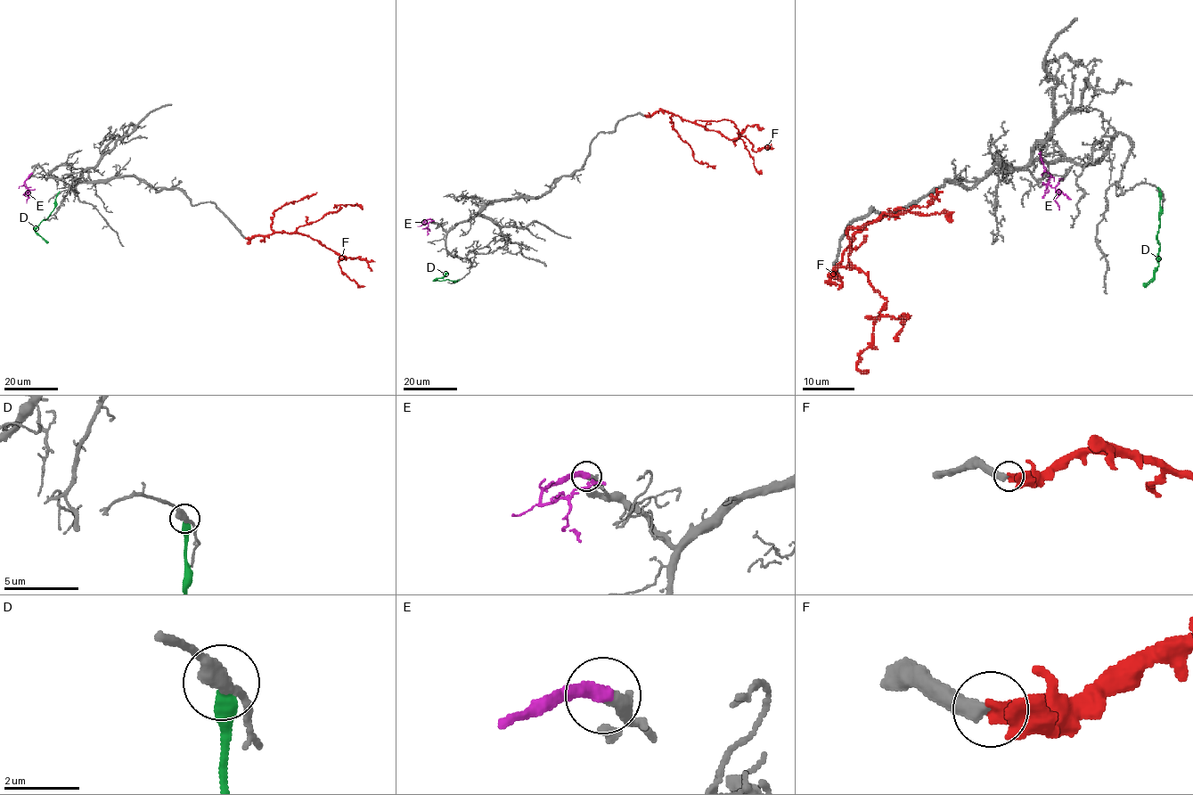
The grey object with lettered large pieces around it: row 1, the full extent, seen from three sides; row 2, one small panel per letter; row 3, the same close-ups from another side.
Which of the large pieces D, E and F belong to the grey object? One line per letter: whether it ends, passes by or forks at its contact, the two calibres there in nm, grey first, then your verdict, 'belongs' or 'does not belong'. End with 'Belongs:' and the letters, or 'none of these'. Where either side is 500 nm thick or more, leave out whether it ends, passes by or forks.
D: it ends; calibres 340 and 380 nm; does not belong
E: it ends; calibres 340 and 400 nm; belongs
F: it ends; calibres 400 and 480 nm; does not belong
Belongs: E

